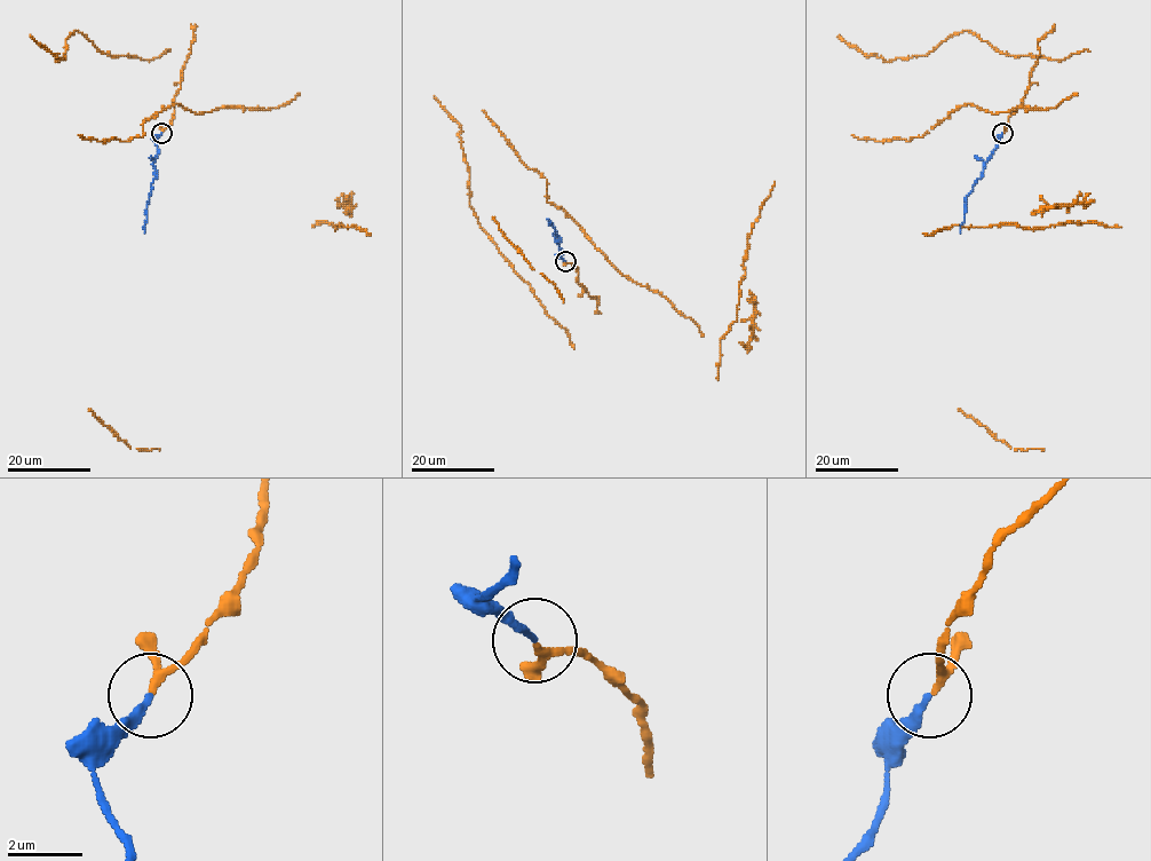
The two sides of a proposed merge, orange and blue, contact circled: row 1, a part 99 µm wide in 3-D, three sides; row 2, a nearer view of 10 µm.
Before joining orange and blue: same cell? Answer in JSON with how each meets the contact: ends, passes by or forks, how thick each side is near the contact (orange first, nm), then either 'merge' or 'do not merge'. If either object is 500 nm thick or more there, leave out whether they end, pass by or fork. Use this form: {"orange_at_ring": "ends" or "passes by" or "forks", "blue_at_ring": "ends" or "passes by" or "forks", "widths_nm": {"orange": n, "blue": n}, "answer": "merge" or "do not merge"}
{"orange_at_ring": "passes by", "blue_at_ring": "ends", "widths_nm": {"orange": 170, "blue": 190}, "answer": "merge"}

